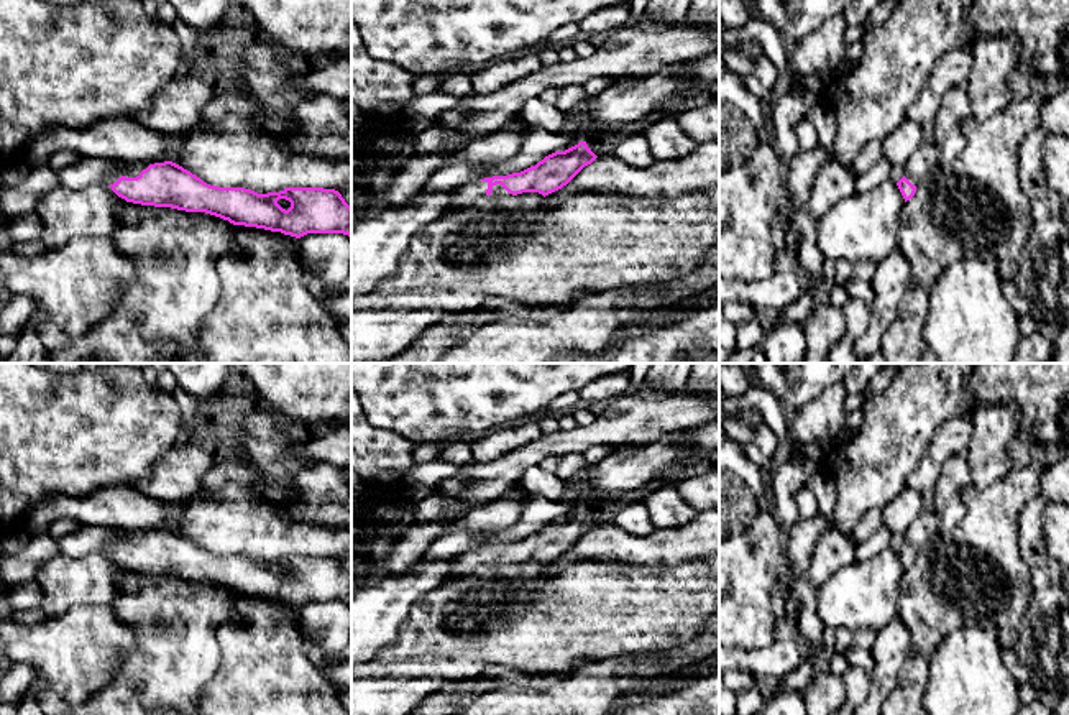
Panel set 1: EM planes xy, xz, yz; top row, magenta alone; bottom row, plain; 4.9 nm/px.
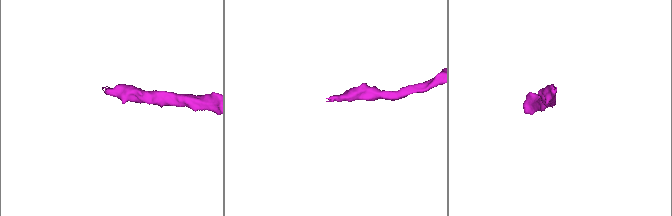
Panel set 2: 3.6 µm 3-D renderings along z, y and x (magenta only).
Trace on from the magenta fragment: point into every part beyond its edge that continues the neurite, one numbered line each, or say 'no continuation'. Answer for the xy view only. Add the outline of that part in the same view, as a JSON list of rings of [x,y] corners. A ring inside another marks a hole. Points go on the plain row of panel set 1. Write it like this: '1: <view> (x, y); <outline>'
1: xy (133, 538); [[[125,531],[125,533],[126,533],[126,537],[125,537],[120,544],[110,546],[110,547],[107,549],[108,554],[113,552],[113,551],[117,551],[122,544],[136,546],[136,544],[140,544],[140,541],[141,541],[143,537],[146,537],[146,536],[149,534],[149,533],[146,533],[146,531]]]

